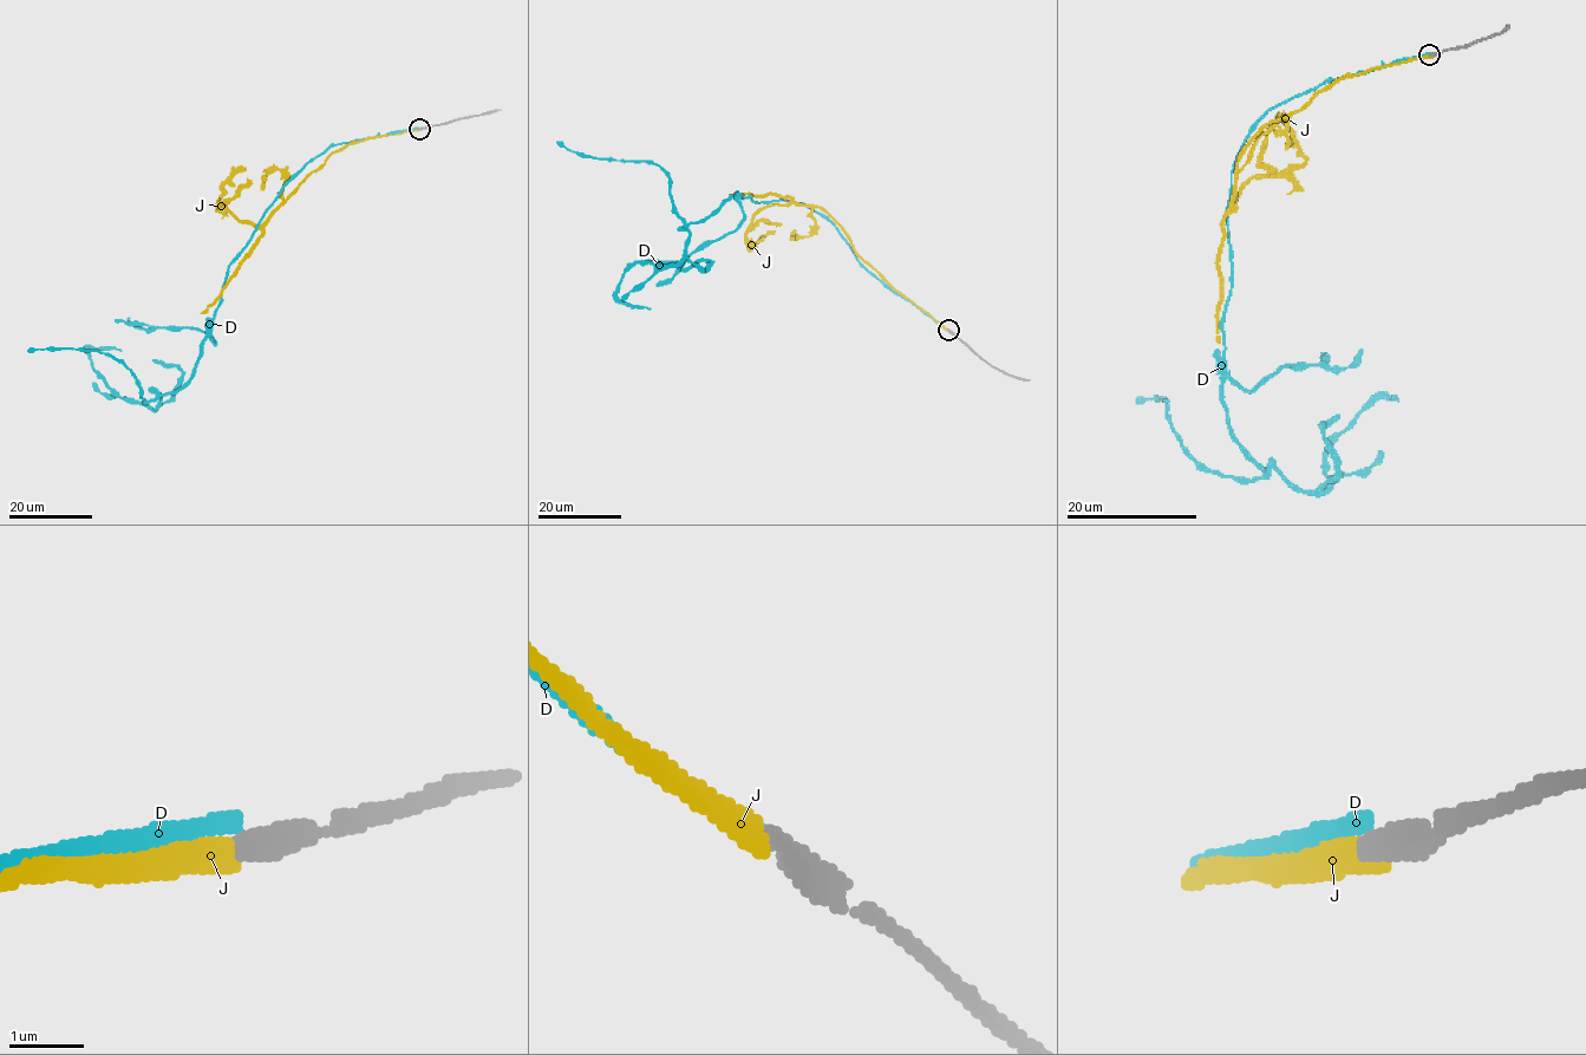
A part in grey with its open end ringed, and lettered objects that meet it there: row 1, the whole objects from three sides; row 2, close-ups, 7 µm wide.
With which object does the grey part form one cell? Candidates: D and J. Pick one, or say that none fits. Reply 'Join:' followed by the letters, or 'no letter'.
Join: J

